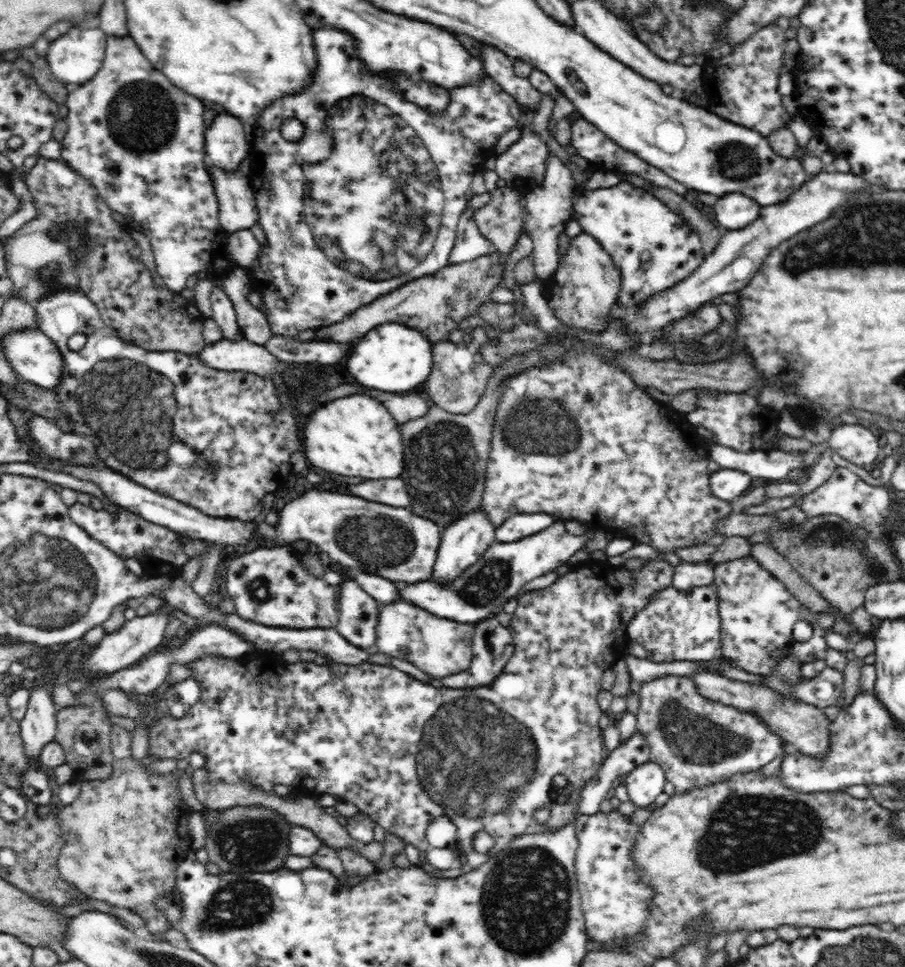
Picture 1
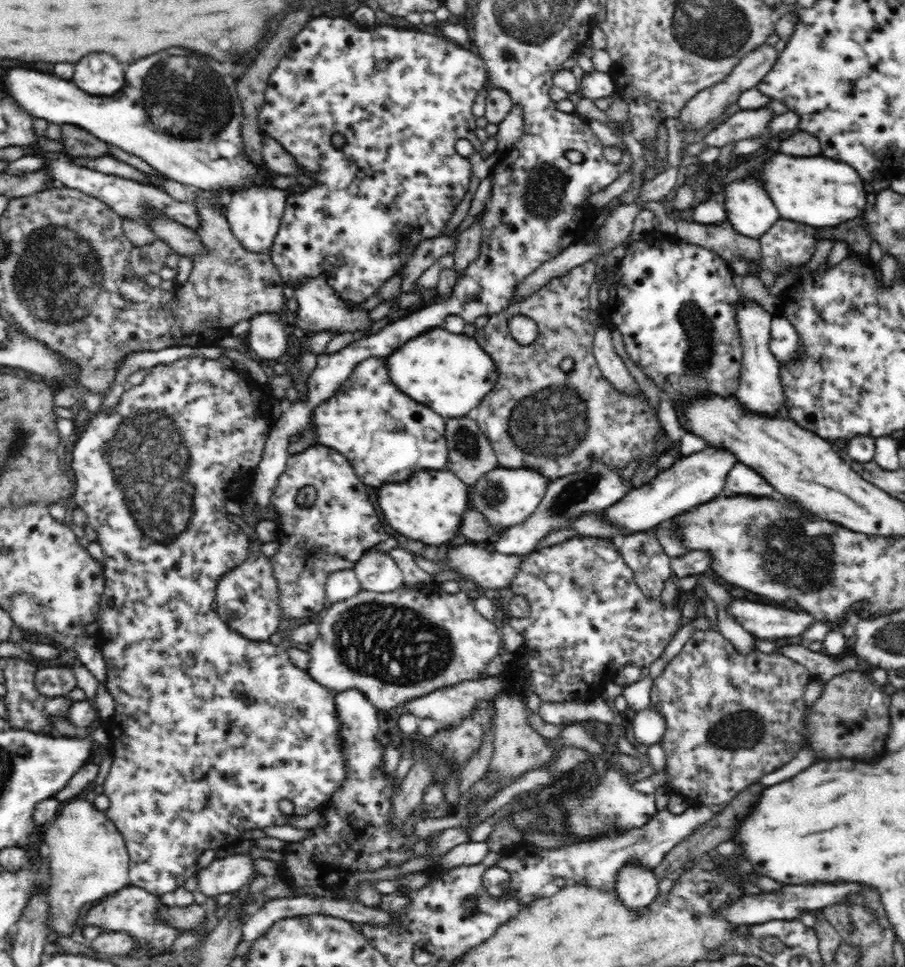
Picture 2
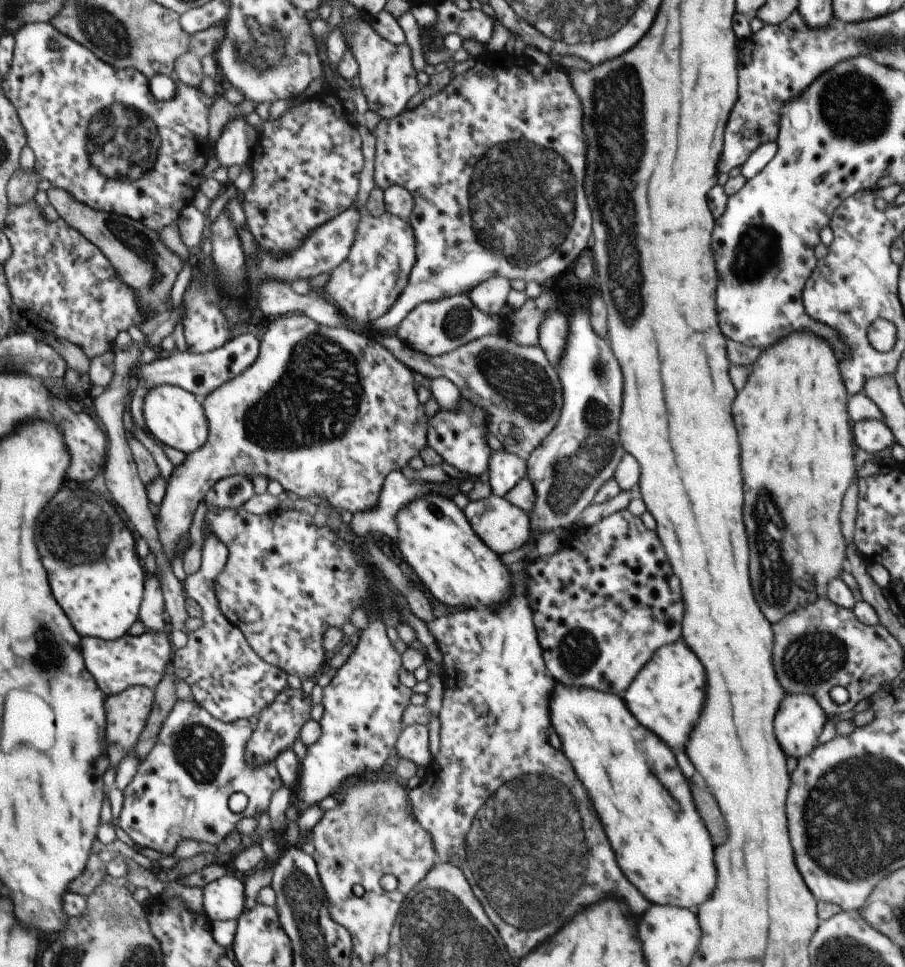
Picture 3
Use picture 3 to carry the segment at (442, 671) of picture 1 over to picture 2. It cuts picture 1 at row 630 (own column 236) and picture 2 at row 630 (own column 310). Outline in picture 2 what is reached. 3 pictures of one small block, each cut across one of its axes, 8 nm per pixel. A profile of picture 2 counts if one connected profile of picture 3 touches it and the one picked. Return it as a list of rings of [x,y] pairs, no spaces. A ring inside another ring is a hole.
[[[406,584],[395,591],[379,593],[361,589],[356,596],[331,604],[318,623],[318,638],[311,643],[307,673],[330,692],[340,694],[350,688],[367,696],[381,714],[406,702],[448,688],[465,680],[487,676],[488,662],[503,652],[502,635],[494,623],[480,615],[468,593],[446,594],[430,588],[415,589]]]

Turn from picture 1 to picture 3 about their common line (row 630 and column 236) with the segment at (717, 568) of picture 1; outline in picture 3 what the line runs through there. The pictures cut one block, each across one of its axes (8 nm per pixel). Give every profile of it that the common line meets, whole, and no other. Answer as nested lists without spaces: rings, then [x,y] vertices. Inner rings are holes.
[[[177,699],[159,730],[158,740],[149,755],[139,763],[132,782],[123,790],[123,807],[118,816],[118,826],[141,847],[148,847],[171,856],[178,842],[208,842],[217,846],[236,828],[242,818],[251,816],[258,821],[262,812],[267,812],[272,795],[283,787],[283,780],[274,763],[262,767],[250,766],[246,760],[246,748],[252,738],[253,727],[248,719],[225,723],[214,718],[197,701]],[[234,792],[243,792],[248,797],[246,809],[234,813],[228,807],[228,798]]]

